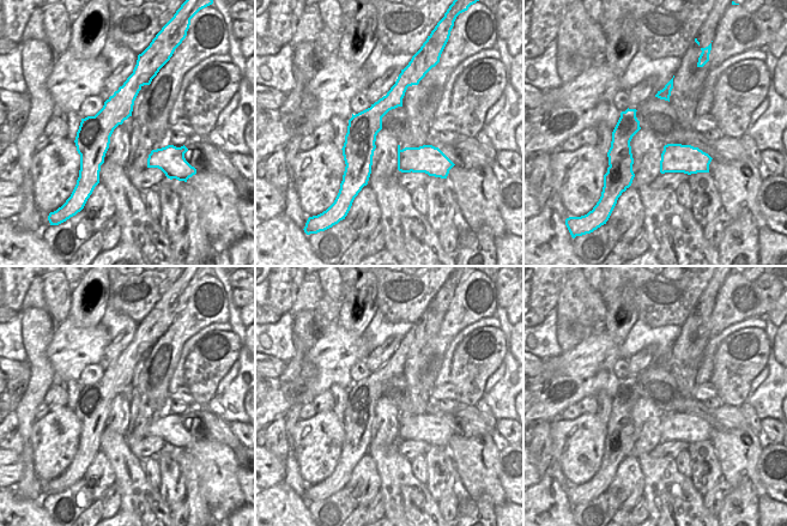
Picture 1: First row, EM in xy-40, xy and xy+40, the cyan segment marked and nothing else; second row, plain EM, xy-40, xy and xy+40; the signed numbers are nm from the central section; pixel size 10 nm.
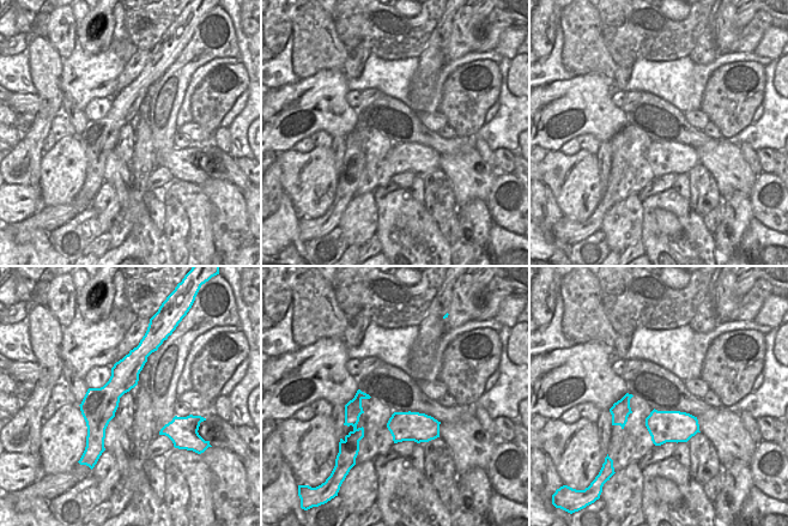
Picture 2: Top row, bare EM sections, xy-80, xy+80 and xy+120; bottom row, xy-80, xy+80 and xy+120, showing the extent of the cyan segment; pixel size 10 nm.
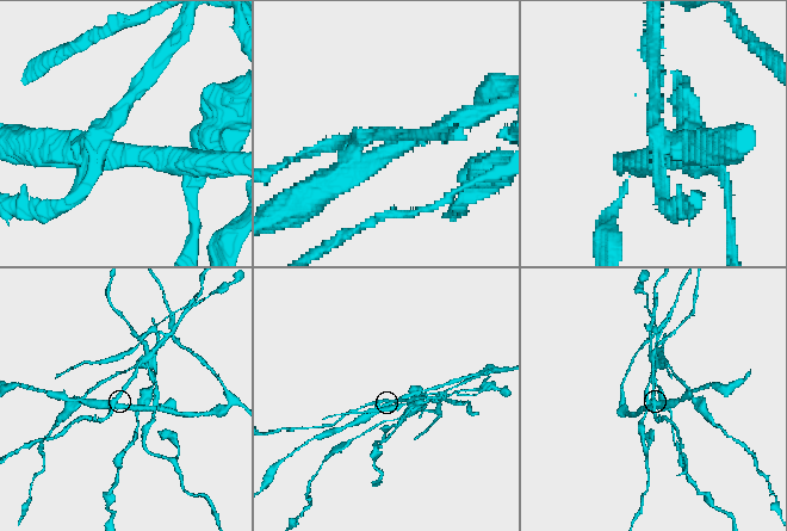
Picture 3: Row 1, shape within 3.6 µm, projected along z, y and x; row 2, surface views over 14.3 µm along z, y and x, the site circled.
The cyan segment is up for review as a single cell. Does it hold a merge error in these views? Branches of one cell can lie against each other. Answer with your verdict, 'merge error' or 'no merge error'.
merge error

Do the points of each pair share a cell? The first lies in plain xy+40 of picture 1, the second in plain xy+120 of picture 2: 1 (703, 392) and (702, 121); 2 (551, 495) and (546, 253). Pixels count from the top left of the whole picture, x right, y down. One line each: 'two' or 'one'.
1: one
2: one

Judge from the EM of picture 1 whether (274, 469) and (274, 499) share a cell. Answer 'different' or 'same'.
different

